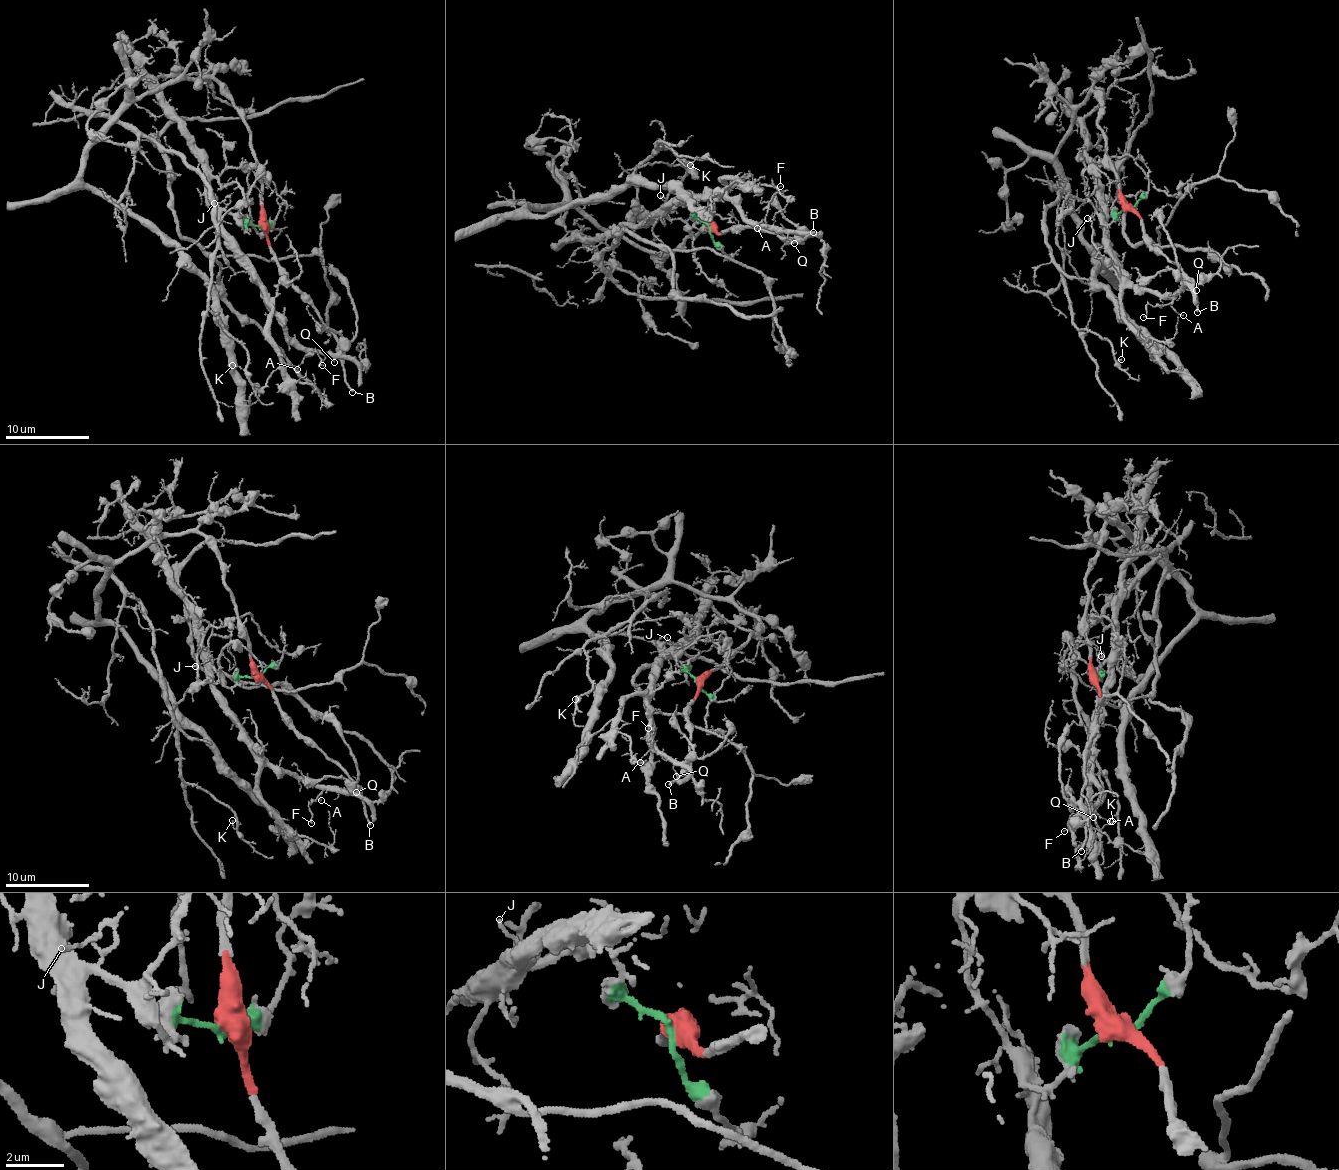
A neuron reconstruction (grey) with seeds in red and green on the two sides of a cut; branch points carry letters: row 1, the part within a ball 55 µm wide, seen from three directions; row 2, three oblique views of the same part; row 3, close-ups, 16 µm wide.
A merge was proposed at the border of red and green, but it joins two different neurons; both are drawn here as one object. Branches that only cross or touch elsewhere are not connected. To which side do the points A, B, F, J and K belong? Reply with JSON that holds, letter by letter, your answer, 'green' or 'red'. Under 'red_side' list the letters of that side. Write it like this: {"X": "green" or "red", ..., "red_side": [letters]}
{"A": "green", "B": "red", "F": "green", "J": "green", "K": "red", "red_side": ["B", "K"]}

